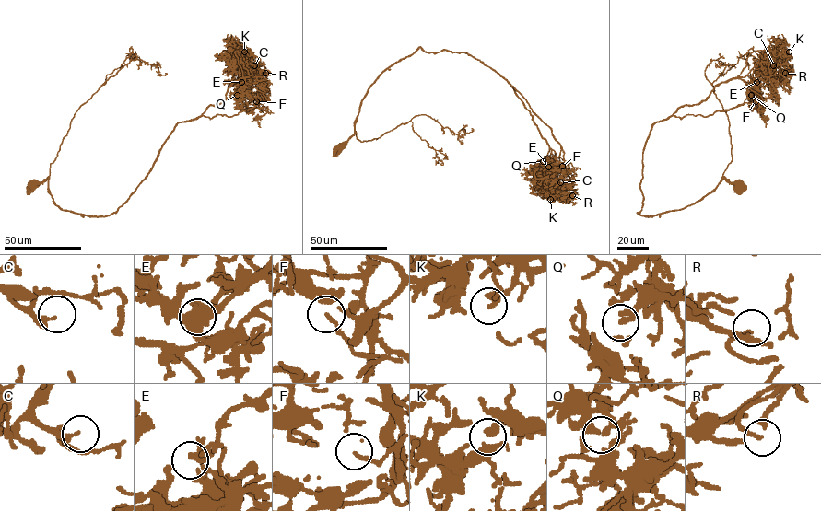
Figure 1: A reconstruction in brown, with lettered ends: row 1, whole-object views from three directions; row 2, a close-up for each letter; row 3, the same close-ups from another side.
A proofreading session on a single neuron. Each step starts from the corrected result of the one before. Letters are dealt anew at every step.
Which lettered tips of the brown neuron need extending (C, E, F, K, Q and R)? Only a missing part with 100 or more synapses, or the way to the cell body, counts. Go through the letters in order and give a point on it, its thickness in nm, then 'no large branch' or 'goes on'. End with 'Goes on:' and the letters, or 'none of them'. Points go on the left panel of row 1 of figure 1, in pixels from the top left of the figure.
C: (254, 65) | 280 nm | goes on
E: (241, 82) | 280 nm | goes on
F: (256, 101) | 120 nm | no large branch
K: (244, 52) | 240 nm | no large branch
Q: (237, 95) | 190 nm | no large branch
R: (265, 73) | 160 nm | goes on
Goes on: C, E, R

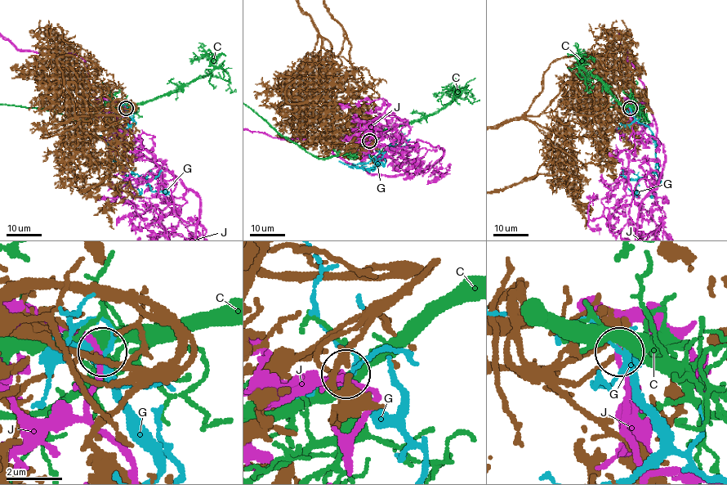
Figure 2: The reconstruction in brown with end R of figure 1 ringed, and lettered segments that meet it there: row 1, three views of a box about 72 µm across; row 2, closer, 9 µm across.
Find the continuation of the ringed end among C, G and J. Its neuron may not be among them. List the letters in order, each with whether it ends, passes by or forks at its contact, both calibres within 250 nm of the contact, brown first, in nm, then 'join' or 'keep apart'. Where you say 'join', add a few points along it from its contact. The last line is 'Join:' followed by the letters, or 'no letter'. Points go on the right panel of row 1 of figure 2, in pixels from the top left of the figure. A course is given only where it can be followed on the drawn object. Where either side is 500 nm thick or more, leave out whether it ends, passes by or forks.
C: it forks; calibres 160 and 420 nm; keep apart
G: it forks; calibres 170 and 280 nm; keep apart
J: it passes by; calibres 170 and 180 nm; keep apart
Join: no letter

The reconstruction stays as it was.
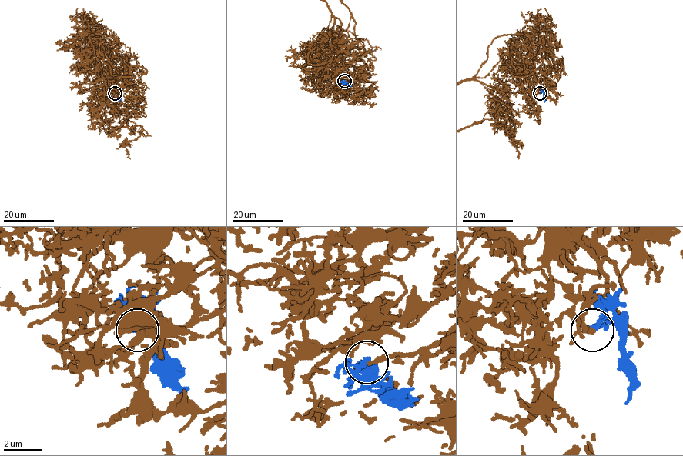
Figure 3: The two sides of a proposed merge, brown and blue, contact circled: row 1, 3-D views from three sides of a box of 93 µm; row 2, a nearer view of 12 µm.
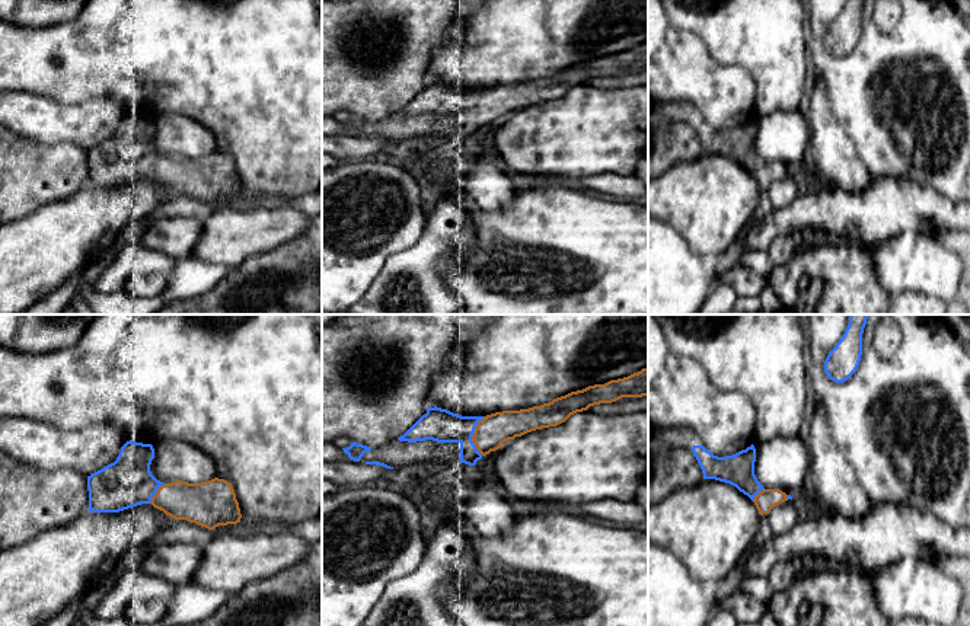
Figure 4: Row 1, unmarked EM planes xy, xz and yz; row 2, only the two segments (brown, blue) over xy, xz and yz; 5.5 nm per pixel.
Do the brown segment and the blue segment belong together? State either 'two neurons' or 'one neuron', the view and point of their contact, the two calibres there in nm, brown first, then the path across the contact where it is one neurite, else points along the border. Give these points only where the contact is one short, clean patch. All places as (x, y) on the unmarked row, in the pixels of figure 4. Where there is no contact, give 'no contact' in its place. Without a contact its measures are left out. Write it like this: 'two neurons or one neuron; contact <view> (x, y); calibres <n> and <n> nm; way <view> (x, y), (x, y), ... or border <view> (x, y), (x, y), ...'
one neuron; contact xz (472, 109); calibres 170 and 190 nm

